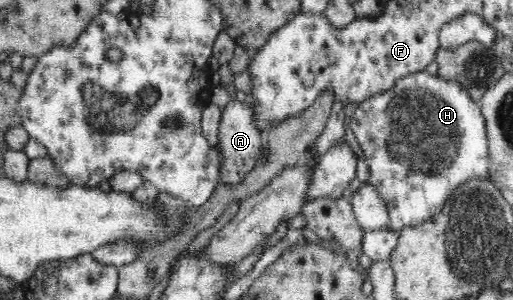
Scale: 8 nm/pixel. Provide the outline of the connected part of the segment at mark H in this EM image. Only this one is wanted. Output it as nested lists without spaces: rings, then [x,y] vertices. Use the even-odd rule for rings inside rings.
[[[426,71],[407,74],[392,88],[375,93],[359,104],[353,111],[350,125],[370,167],[369,182],[386,203],[389,228],[397,233],[402,228],[422,225],[428,218],[434,217],[442,209],[451,190],[468,177],[485,177],[492,181],[484,115],[479,103],[456,81],[448,81],[438,75],[430,76]]]

